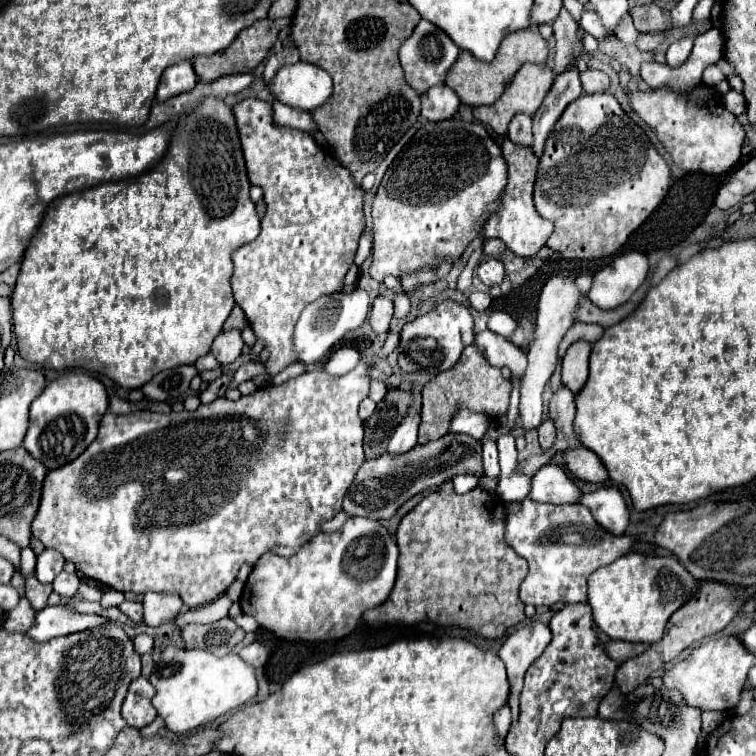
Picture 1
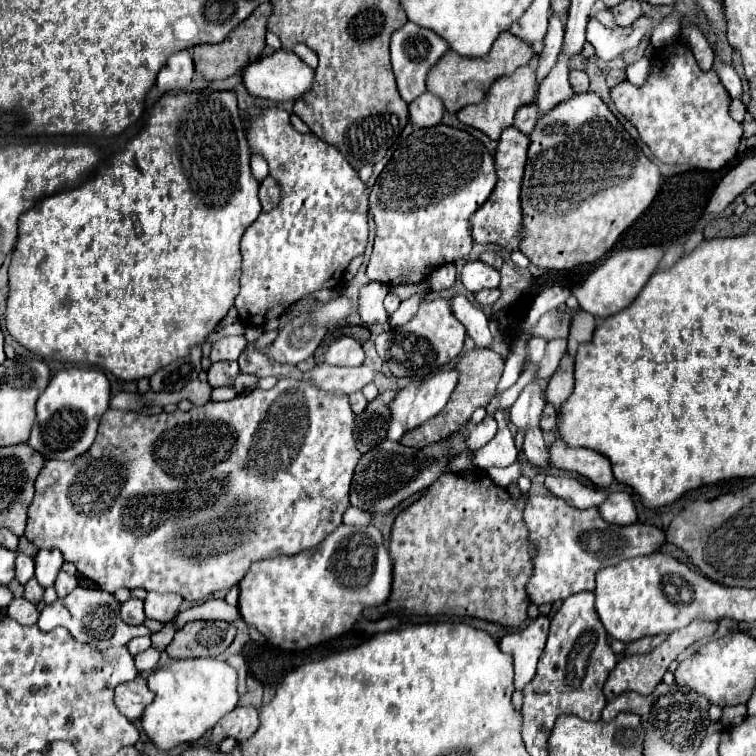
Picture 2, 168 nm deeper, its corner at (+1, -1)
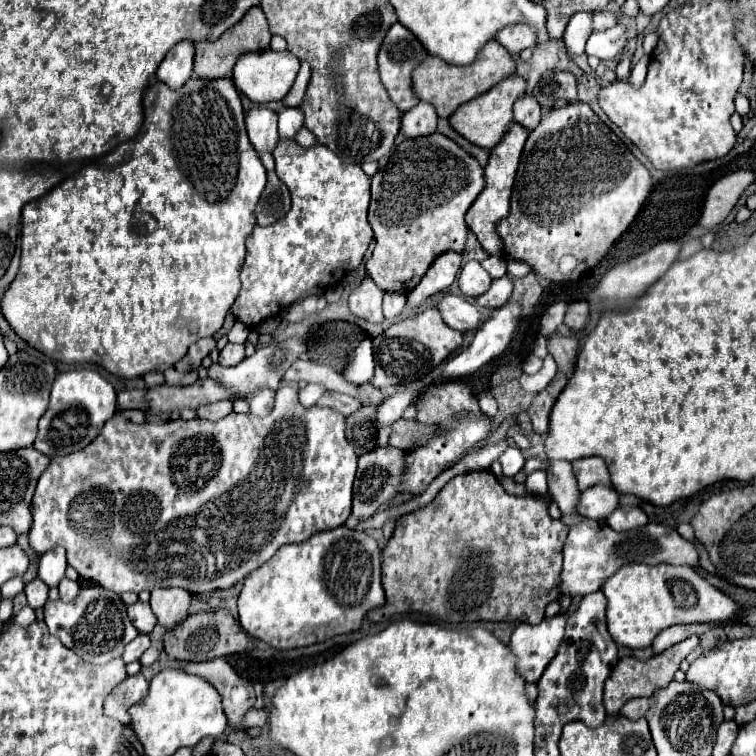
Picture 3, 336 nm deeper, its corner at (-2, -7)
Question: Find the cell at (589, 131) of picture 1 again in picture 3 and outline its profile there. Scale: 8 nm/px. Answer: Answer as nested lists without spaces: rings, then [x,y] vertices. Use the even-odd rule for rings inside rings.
[[[567,103],[561,109],[553,109],[541,117],[541,123],[527,137],[515,175],[509,215],[497,225],[505,259],[525,261],[541,277],[551,281],[575,281],[609,253],[611,245],[643,207],[651,189],[653,179],[649,171],[635,159],[621,139],[609,131],[587,103]],[[565,257],[575,261],[575,267],[567,273],[561,269],[561,261]]]

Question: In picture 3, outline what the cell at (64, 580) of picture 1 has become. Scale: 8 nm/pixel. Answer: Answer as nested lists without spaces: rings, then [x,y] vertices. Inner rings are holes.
[[[63,579],[59,583],[59,595],[61,595],[61,601],[73,601],[79,593],[79,583],[77,581],[71,581],[71,579]]]

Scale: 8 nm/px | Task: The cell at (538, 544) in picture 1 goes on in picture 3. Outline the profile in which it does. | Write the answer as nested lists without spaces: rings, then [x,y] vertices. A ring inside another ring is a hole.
[[[583,519],[579,525],[571,527],[571,533],[565,541],[565,563],[561,573],[561,593],[569,595],[587,595],[593,591],[599,591],[603,583],[623,565],[627,563],[647,563],[647,565],[659,565],[659,563],[671,563],[671,565],[689,565],[699,567],[699,551],[697,547],[683,539],[675,529],[661,525],[661,523],[647,523],[641,529],[615,533],[607,523],[599,523],[593,519]]]

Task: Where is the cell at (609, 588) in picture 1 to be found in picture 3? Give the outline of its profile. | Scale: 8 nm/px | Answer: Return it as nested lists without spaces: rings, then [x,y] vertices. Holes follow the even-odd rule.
[[[629,563],[619,569],[605,585],[607,627],[619,645],[629,649],[645,649],[667,627],[677,623],[725,623],[739,611],[737,603],[707,583],[697,571],[685,565],[643,565]]]

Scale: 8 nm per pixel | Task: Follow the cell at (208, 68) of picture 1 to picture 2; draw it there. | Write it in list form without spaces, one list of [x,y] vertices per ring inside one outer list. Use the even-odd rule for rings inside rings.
[[[262,3],[256,7],[256,11],[242,21],[222,43],[216,45],[198,45],[192,51],[194,57],[194,67],[196,71],[208,79],[208,81],[216,81],[216,79],[226,79],[232,77],[236,73],[242,73],[246,65],[254,63],[256,59],[260,59],[264,47],[266,47],[266,21],[272,15],[272,5],[270,3]]]

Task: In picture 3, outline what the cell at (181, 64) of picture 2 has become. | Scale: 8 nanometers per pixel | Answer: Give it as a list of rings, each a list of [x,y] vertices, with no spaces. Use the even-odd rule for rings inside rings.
[[[181,41],[177,43],[163,59],[157,69],[157,79],[169,85],[171,89],[179,89],[193,73],[193,43]]]

